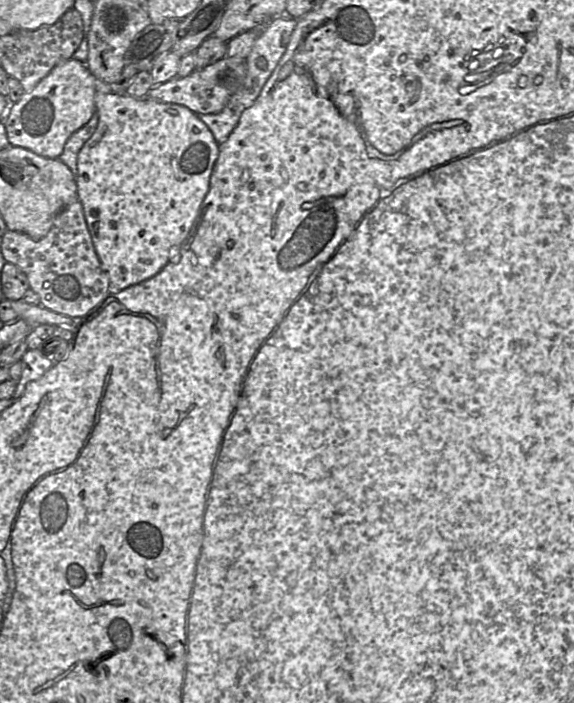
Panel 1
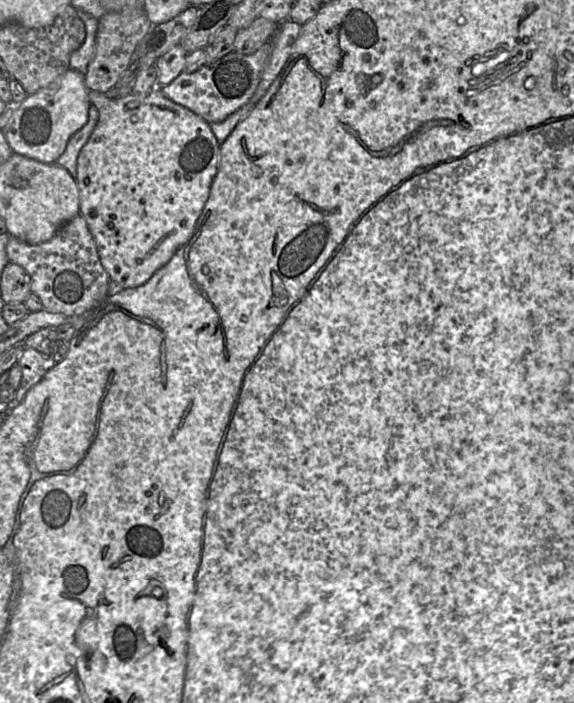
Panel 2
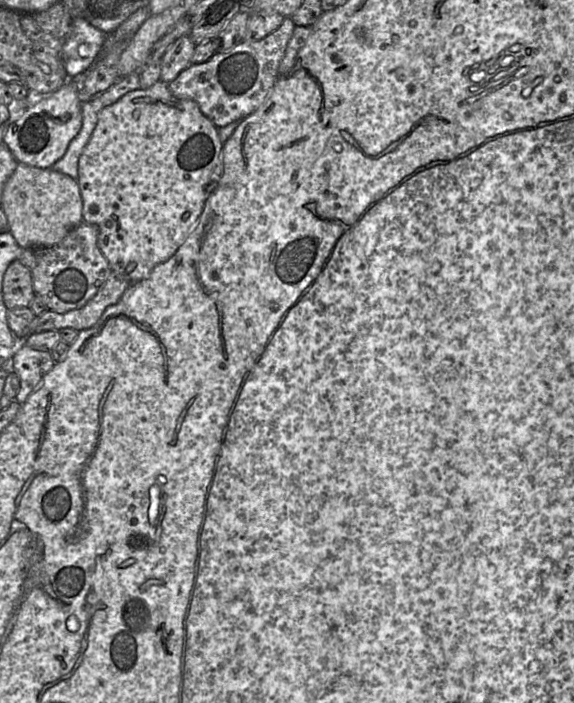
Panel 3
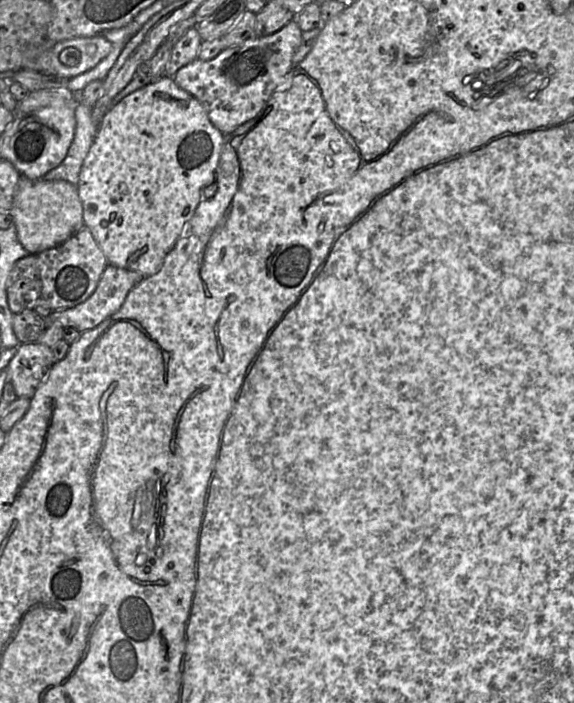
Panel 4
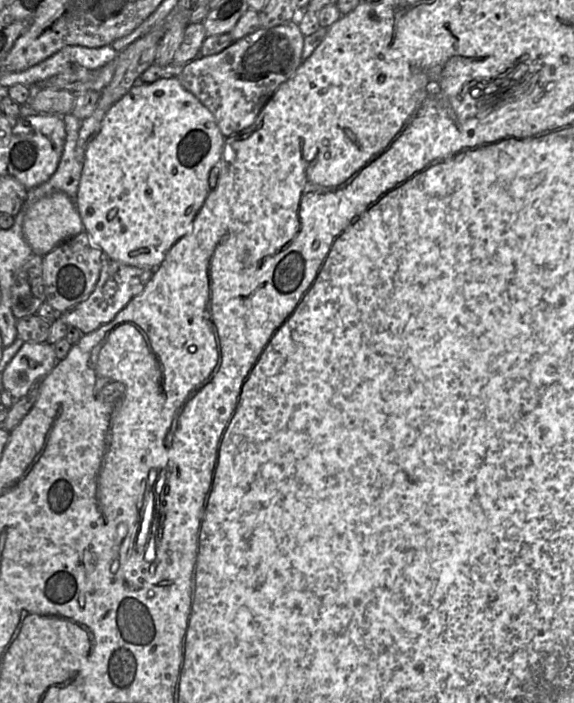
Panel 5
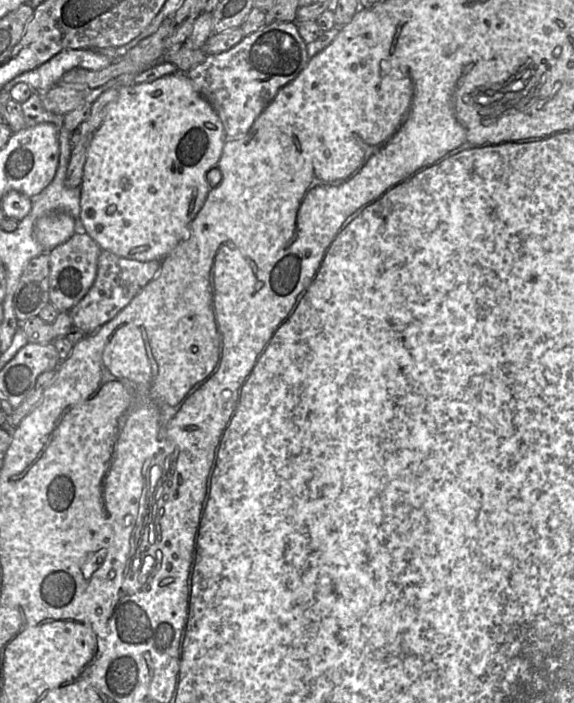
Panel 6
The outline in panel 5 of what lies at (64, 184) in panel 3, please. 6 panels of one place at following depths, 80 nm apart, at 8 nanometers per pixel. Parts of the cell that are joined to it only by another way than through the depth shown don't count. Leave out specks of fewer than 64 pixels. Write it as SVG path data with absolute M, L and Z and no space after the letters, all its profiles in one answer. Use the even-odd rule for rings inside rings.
M56 192L29 206L24 216L22 229L24 238L33 253L42 257L84 231L76 203L63 192Z

